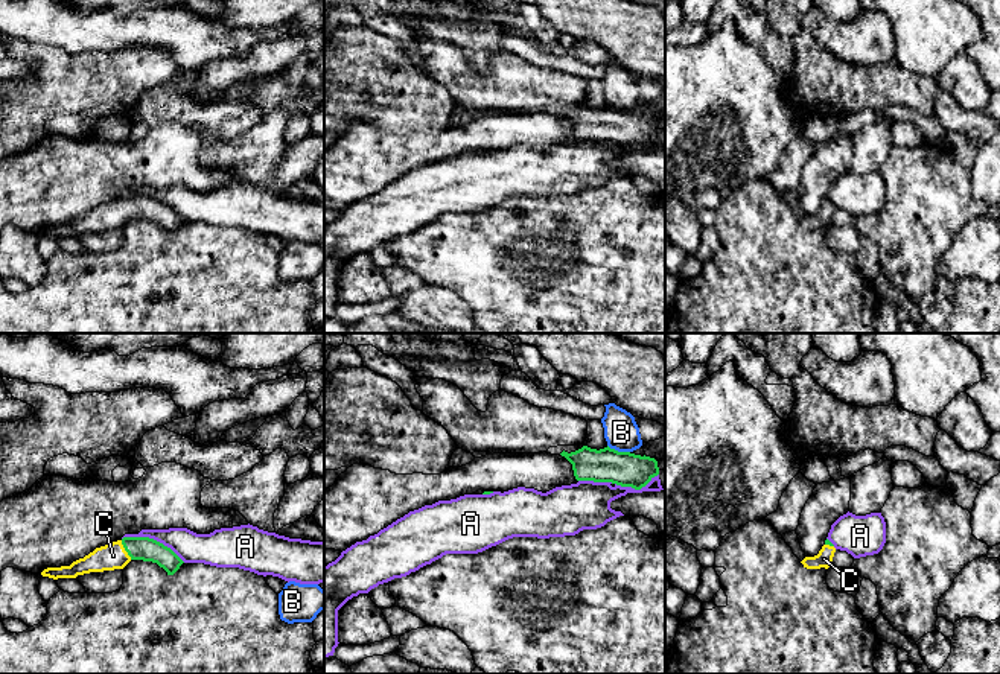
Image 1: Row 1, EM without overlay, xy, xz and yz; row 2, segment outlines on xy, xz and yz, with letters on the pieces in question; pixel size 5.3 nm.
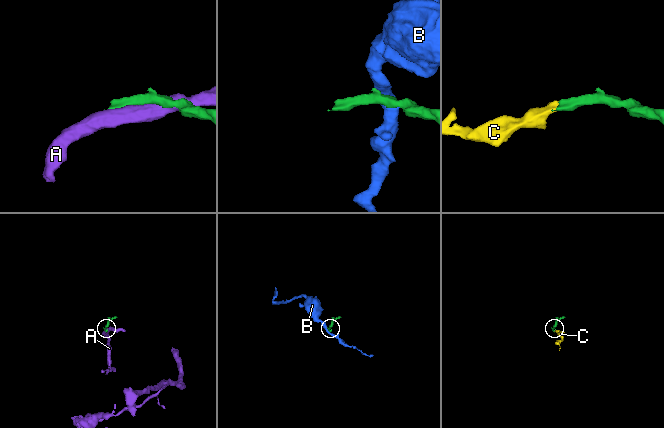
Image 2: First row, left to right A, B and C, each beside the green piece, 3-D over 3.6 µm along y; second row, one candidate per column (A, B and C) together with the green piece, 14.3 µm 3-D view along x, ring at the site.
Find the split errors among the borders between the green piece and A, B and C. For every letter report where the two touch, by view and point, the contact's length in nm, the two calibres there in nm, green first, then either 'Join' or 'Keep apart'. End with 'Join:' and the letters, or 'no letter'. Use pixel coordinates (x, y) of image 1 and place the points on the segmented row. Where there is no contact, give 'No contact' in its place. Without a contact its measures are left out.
A: Touches green at xy (152, 539). Shared border 360 nm. Thickness 130 nm (green) against 160 nm. Keep apart
B: Touches green at xz (617, 451). Shared border 130 nm. Thickness 180 nm (green) against 190 nm. Keep apart
C: Touches green at xy (125, 550). Shared border 120 nm. Thickness 130 nm (green) against 140 nm. Join
Join: C

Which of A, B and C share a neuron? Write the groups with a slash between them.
A / B / C

